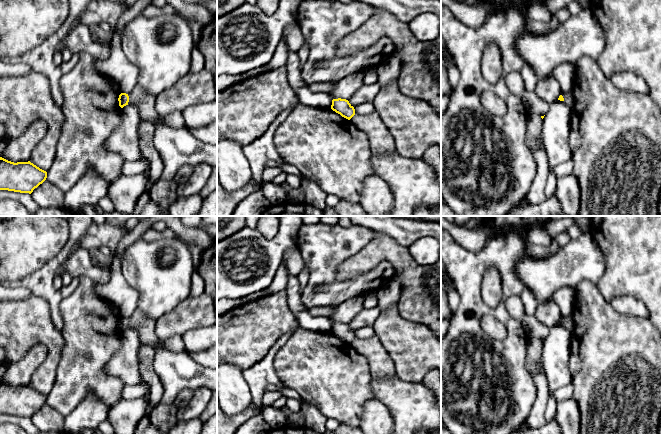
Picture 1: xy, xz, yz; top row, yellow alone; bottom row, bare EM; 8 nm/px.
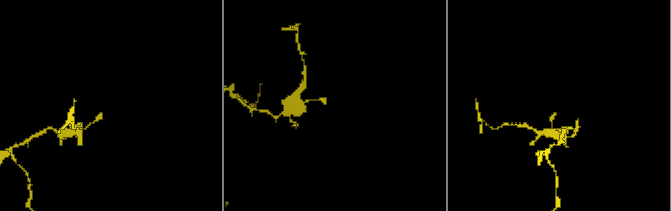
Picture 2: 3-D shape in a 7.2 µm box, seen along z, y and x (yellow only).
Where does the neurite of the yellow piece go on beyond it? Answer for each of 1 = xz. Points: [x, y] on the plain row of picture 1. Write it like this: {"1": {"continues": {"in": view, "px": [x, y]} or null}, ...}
{"1": {"continues": null}}

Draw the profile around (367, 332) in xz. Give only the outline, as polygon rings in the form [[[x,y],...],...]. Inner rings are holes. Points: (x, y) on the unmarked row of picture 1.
[[[366,326],[360,329],[357,329],[355,332],[355,338],[359,339],[369,339],[375,336],[375,331],[373,326]]]

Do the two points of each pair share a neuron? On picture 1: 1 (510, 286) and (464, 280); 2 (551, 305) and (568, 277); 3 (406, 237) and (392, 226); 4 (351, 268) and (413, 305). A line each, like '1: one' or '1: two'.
1: one
2: two
3: one
4: one

